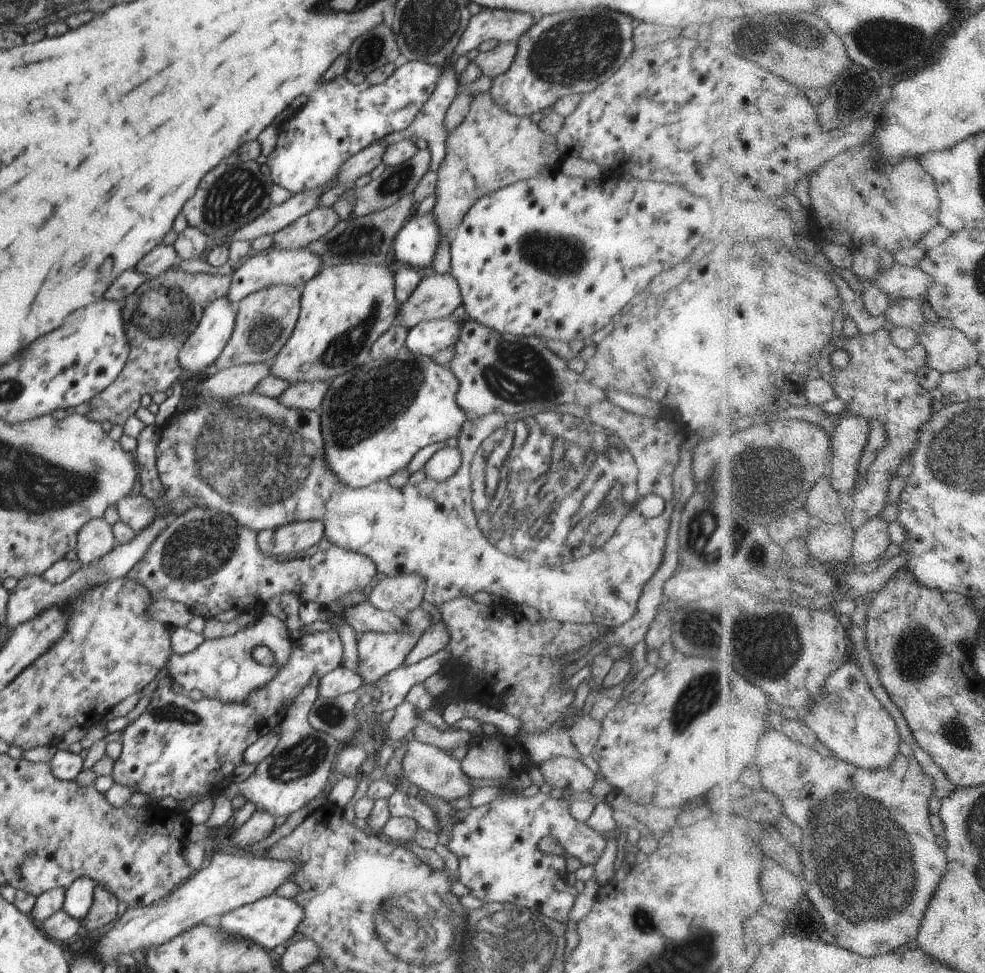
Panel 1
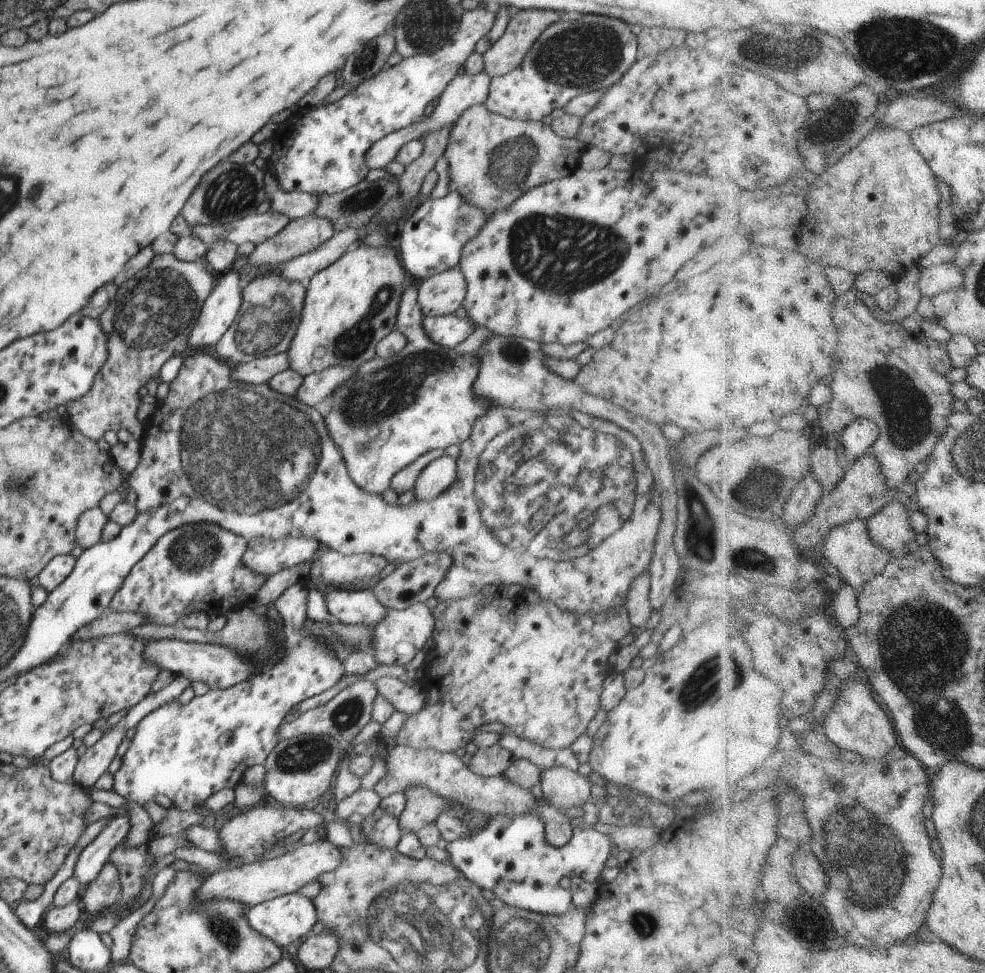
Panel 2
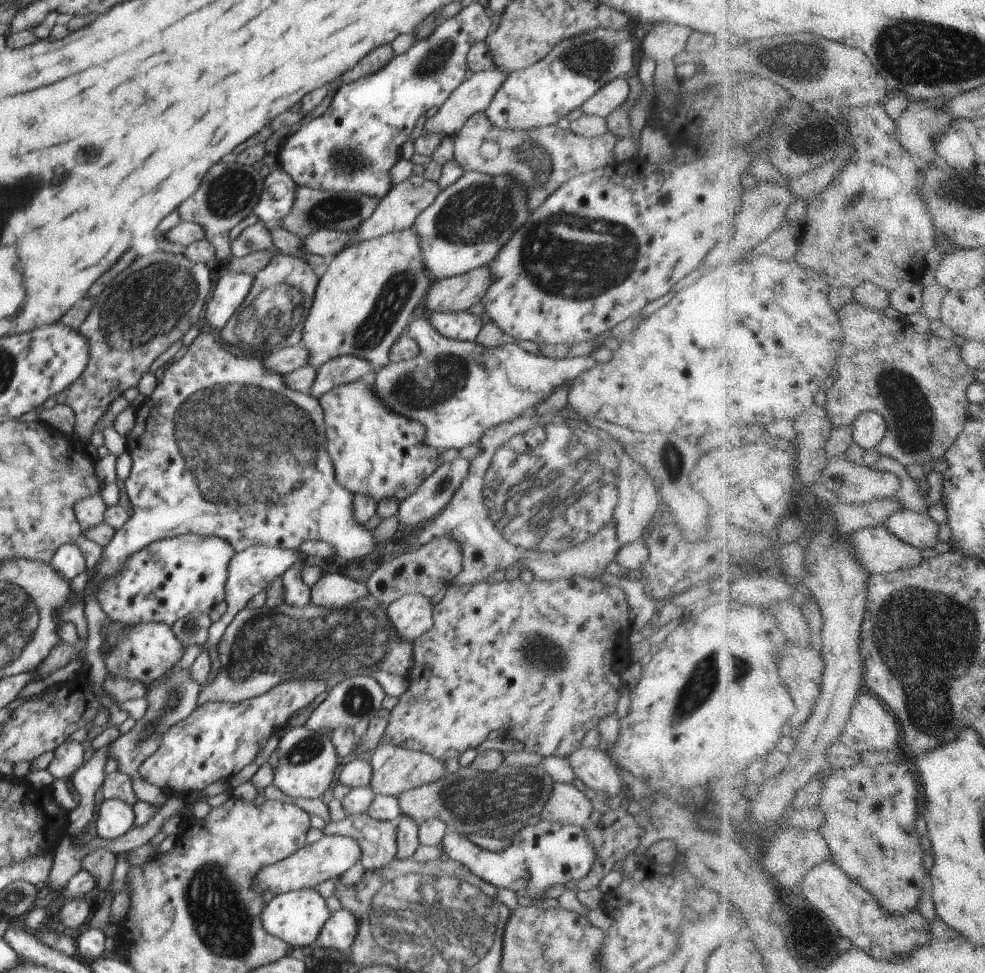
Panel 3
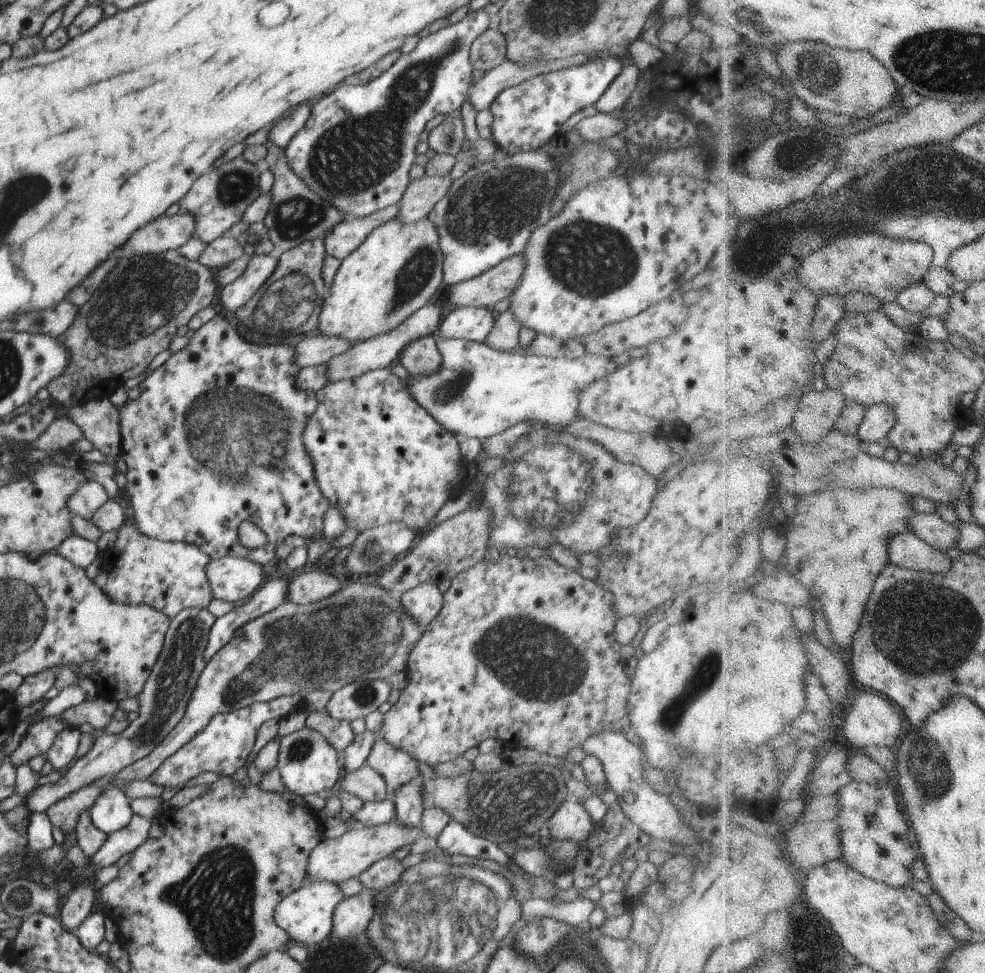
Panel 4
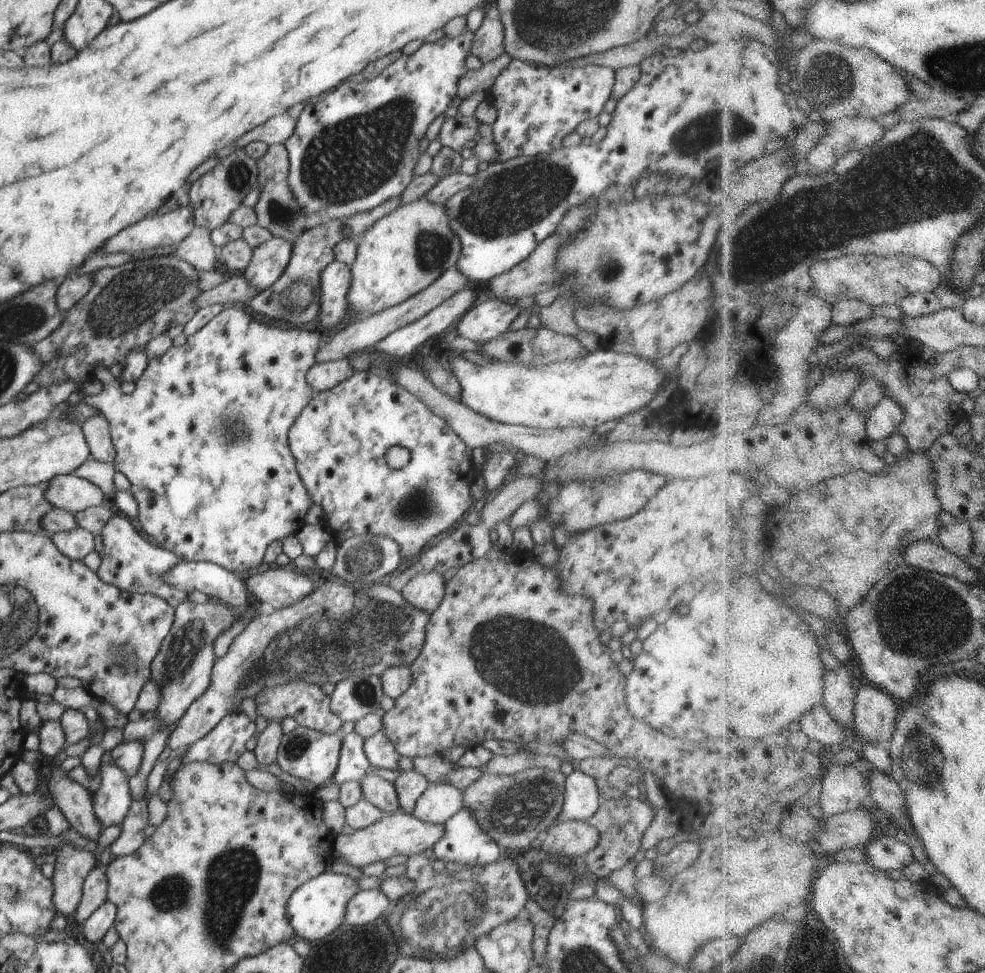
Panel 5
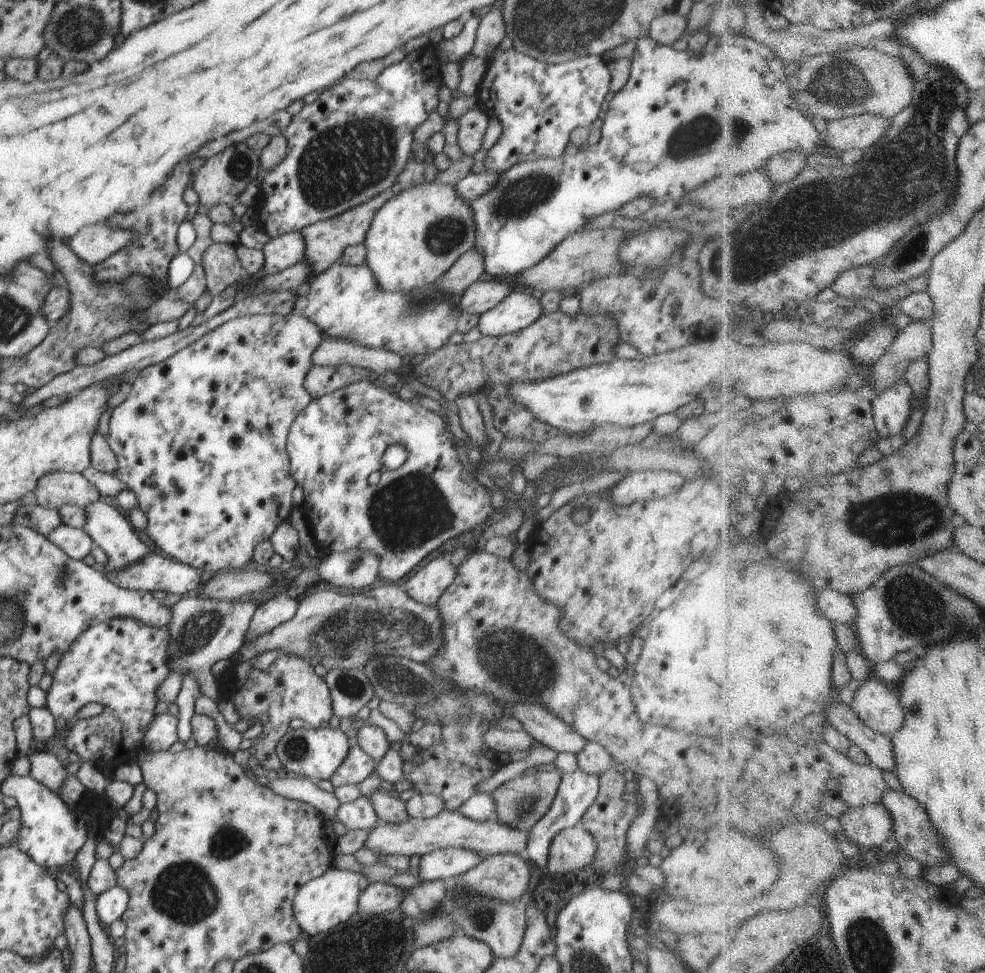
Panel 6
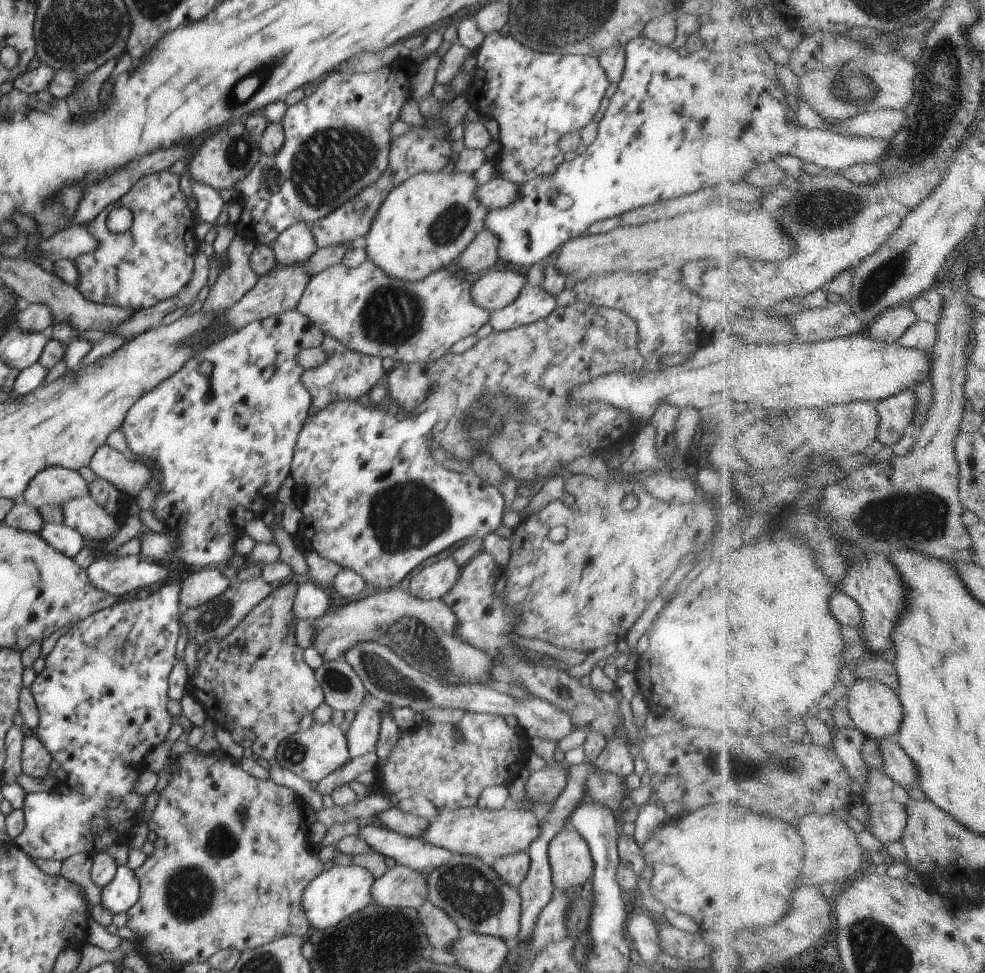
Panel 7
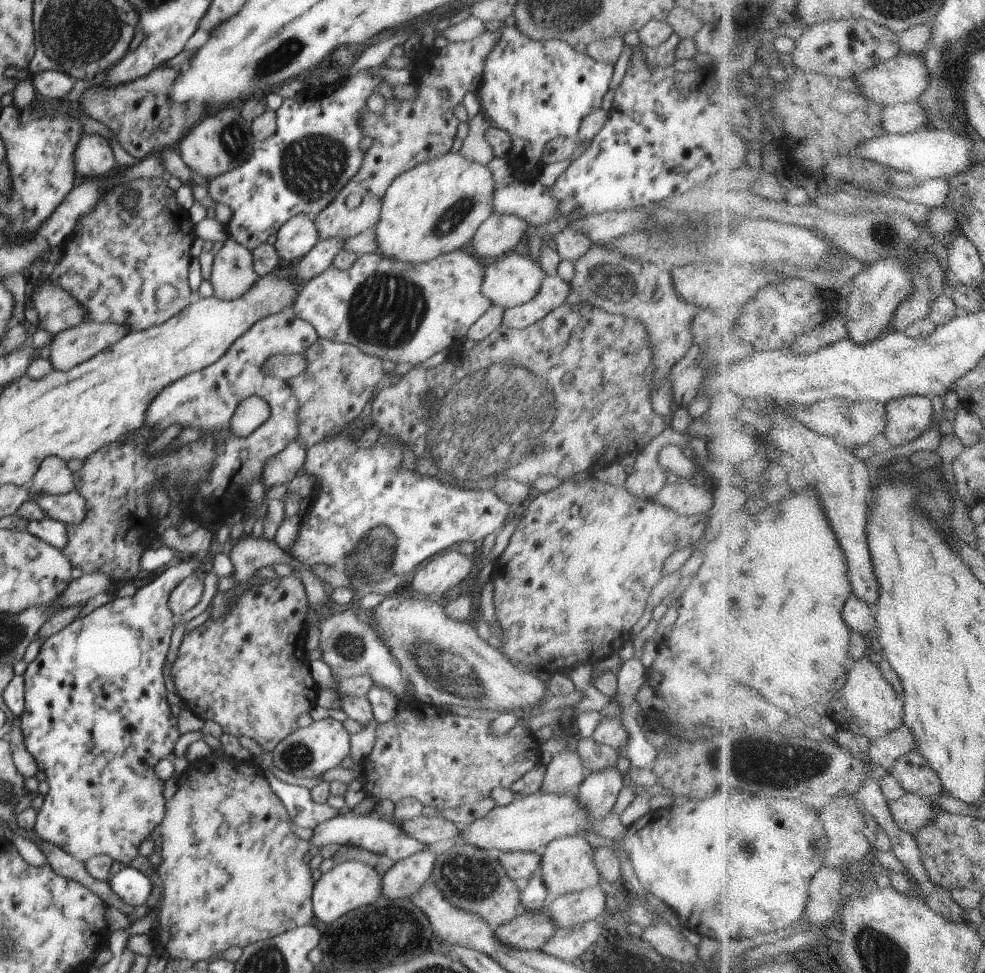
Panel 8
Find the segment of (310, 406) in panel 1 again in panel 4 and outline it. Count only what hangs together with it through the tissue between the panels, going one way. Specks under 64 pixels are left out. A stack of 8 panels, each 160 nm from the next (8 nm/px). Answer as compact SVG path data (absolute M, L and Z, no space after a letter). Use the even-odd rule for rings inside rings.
M435 300L425 304L414 312L414 314L411 314L408 319L403 320L396 328L374 338L356 343L345 353L332 358L327 364L329 382L333 383L342 379L355 379L376 369L390 368L396 363L401 356L401 352L410 343L414 343L419 338L424 338L428 335L435 336L442 320L444 320L444 316L442 315L442 306L440 304L436 303Z

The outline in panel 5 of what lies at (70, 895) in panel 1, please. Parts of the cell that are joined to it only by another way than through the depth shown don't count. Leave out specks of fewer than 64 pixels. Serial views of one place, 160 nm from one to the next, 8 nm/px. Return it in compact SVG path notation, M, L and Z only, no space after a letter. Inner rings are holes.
M111 751L103 752L99 775L101 783L93 798L93 809L100 824L104 828L112 824L122 824L133 796L129 787L129 780L124 777L124 772L116 766Z

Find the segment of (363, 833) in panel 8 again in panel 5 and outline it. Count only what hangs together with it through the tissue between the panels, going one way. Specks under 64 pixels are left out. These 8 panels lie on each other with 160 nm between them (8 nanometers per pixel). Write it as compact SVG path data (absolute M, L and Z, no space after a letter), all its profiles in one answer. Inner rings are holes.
M462 807L445 823L444 836L433 846L430 856L474 869L499 860L502 849L480 826L473 812Z

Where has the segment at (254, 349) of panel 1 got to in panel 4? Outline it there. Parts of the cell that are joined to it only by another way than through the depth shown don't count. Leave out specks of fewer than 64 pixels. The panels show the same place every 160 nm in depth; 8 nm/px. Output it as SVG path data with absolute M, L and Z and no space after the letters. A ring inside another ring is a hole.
M324 236L302 242L283 252L272 276L244 306L234 312L231 318L238 316L250 330L256 324L264 322L270 328L270 336L282 336L285 341L314 332L319 328L319 316L328 296L328 288L322 276L326 255Z

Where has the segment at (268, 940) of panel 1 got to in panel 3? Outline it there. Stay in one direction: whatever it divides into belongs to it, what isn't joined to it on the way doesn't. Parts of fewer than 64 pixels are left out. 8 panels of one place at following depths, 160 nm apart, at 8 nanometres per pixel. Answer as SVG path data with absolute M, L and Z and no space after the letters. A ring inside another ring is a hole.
M300 889L272 897L264 907L261 919L264 928L270 934L285 940L292 949L292 946L298 946L298 948L313 946L330 915L331 912L326 905L326 899L318 891Z

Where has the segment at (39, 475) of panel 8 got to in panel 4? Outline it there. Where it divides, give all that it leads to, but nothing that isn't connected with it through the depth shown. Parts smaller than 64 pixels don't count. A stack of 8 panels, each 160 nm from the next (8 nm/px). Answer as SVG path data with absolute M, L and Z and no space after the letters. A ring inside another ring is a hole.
M86 480L66 499L66 506L72 516L78 515L90 521L93 512L108 499L106 489L101 484Z

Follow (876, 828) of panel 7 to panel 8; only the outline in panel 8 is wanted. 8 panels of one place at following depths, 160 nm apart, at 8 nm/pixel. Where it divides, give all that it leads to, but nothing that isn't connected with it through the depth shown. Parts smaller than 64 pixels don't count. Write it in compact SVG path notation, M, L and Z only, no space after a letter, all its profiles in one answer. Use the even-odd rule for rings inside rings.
M906 793L900 800L890 803L895 819L906 832L916 835L939 818L941 809L933 799L916 793Z

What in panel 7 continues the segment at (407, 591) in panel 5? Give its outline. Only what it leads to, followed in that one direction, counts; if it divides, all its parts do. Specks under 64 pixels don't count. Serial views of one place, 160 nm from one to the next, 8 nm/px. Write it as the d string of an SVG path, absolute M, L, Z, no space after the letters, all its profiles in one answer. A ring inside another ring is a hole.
M453 557L436 560L433 564L424 566L416 576L412 576L409 592L424 600L442 599L456 584L461 569Z

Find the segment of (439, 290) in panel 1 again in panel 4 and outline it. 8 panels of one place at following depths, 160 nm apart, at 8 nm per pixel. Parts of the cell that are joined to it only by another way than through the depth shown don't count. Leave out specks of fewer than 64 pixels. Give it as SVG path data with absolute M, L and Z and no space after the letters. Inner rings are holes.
M524 255L511 256L480 276L442 290L448 302L458 307L493 308L494 304L509 298L522 280Z

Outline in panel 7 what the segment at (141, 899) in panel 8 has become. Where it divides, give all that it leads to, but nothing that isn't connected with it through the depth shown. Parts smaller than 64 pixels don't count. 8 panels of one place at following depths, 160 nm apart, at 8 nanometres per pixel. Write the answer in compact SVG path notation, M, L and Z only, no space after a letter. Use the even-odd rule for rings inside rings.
M117 865L114 878L101 888L101 902L112 914L127 912L140 898L139 880L126 865Z

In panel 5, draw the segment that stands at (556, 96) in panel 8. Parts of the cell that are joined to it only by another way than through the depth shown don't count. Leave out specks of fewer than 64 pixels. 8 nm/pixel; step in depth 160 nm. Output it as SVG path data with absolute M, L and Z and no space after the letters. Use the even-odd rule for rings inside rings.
M512 59L489 87L494 96L496 120L492 123L497 146L494 162L509 161L521 156L536 156L562 147L562 139L588 118L596 118L611 98L615 71L610 67L586 65L573 69L558 65L554 70Z

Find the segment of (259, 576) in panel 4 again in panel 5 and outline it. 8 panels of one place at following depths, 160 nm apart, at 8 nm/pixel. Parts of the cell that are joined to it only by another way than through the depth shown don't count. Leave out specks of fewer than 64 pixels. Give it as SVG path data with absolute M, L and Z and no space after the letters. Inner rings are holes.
M185 561L168 569L161 578L175 589L190 593L200 590L209 598L216 598L237 611L244 610L252 601L242 578L208 561Z

